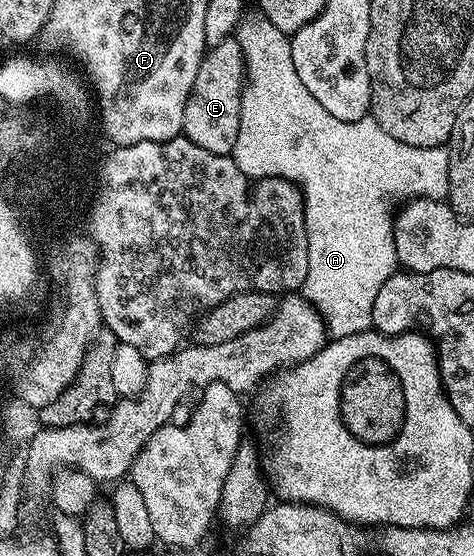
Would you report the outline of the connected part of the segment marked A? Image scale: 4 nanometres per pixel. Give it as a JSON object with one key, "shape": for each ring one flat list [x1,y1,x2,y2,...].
{"shape":[[256,18,256,20,244,19,233,35,241,46,243,62,247,67,247,74,243,81,243,97,241,98,241,122,237,130,237,142,233,153,235,164,244,172,248,181,290,180,303,193,303,222,307,231,309,270,301,289,302,295,320,313,326,324,326,331,332,337,340,338,349,334,368,331,371,328,373,298,377,298,377,290,381,290,381,286,385,286,387,279,397,271,393,216,392,213,387,213,387,203,390,200,406,202,416,198,446,201,447,191,449,190,447,149,443,146,418,148,417,146,409,146,405,142,397,142,397,138,393,138,389,134,385,134,385,130,381,130,381,126,374,118,358,120,352,124,346,124,337,118,333,118,333,114,329,114,329,110,325,110,325,106,321,106,321,102,317,102,317,98,313,98,313,94,309,94,309,90,305,90,305,82,301,82,301,78,297,78,297,70,293,67,293,54,291,53,291,42,288,33,277,30,268,20,262,18]]}

